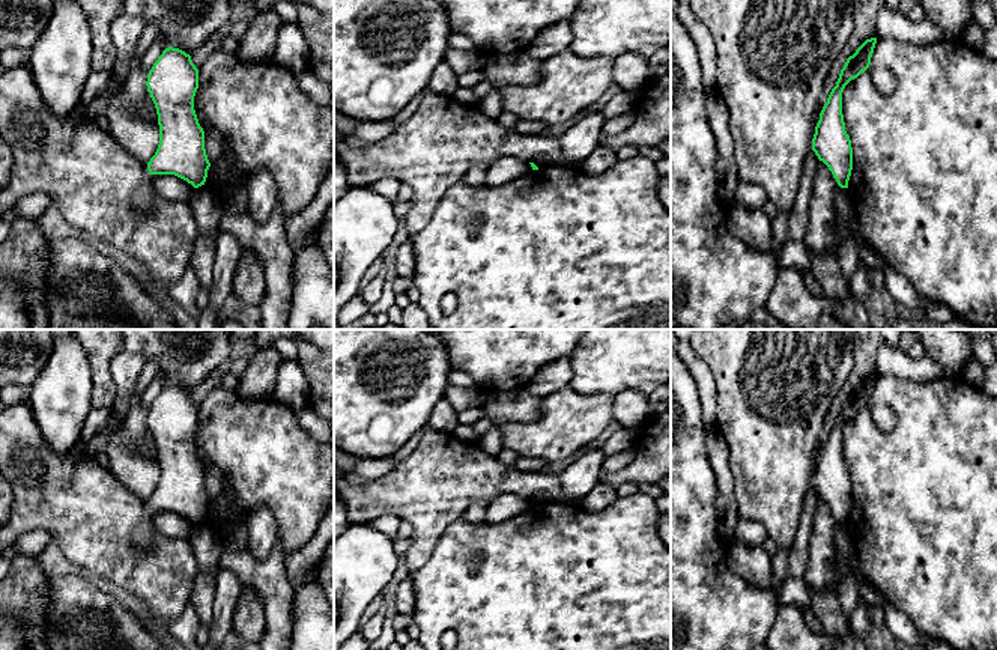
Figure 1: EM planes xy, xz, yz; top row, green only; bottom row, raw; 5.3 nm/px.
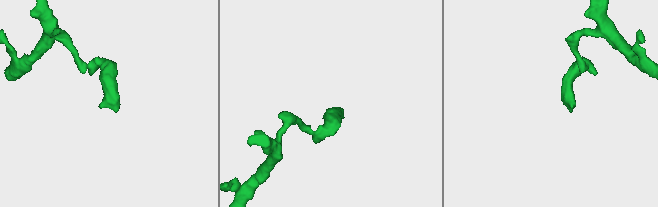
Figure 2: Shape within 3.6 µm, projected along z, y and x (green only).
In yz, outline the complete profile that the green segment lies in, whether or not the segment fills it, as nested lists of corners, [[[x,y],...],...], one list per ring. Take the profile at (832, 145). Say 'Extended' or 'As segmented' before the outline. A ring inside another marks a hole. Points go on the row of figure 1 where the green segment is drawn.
As segmented. [[[877,38],[866,39],[841,69],[836,86],[832,89],[824,104],[812,138],[812,150],[823,161],[841,188],[848,188],[853,170],[853,147],[845,131],[842,114],[842,92],[845,86],[865,72],[871,65],[871,57]]]

